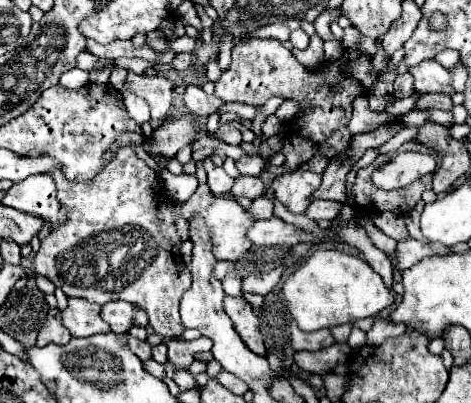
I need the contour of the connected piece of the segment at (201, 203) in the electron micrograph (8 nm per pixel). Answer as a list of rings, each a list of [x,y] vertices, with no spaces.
[[[132,145],[122,147],[116,157],[98,173],[98,177],[90,179],[90,183],[70,183],[62,171],[52,173],[58,189],[58,201],[68,211],[68,221],[52,231],[46,239],[40,243],[40,251],[34,255],[34,273],[48,277],[58,289],[62,289],[68,297],[82,297],[92,303],[104,305],[108,301],[128,301],[134,305],[144,307],[150,319],[150,327],[158,335],[174,337],[182,335],[184,327],[178,315],[178,303],[182,295],[174,295],[176,287],[180,287],[180,293],[187,291],[192,283],[191,273],[184,271],[184,261],[180,255],[182,239],[176,231],[176,219],[194,219],[200,215],[210,229],[210,243],[216,259],[238,259],[244,255],[252,243],[246,239],[246,231],[254,225],[254,219],[246,209],[242,209],[232,197],[216,197],[210,193],[206,185],[200,185],[196,193],[184,201],[174,203],[166,197],[166,193],[160,189],[160,183],[154,175],[154,169],[150,169],[134,151]]]

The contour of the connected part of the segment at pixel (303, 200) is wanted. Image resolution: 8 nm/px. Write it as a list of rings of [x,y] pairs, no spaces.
[[[296,169],[294,173],[284,173],[278,175],[272,181],[272,191],[274,197],[280,199],[292,213],[304,213],[306,207],[312,203],[314,191],[320,187],[322,175],[306,171],[306,169]]]

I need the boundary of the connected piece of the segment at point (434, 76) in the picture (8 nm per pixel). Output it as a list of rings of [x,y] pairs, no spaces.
[[[428,59],[418,67],[410,67],[408,73],[414,77],[414,87],[418,93],[434,93],[434,91],[444,91],[448,95],[454,93],[450,85],[450,73],[434,59]]]

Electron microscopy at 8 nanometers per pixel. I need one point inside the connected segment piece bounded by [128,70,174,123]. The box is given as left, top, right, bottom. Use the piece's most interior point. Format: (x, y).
(157, 91)

